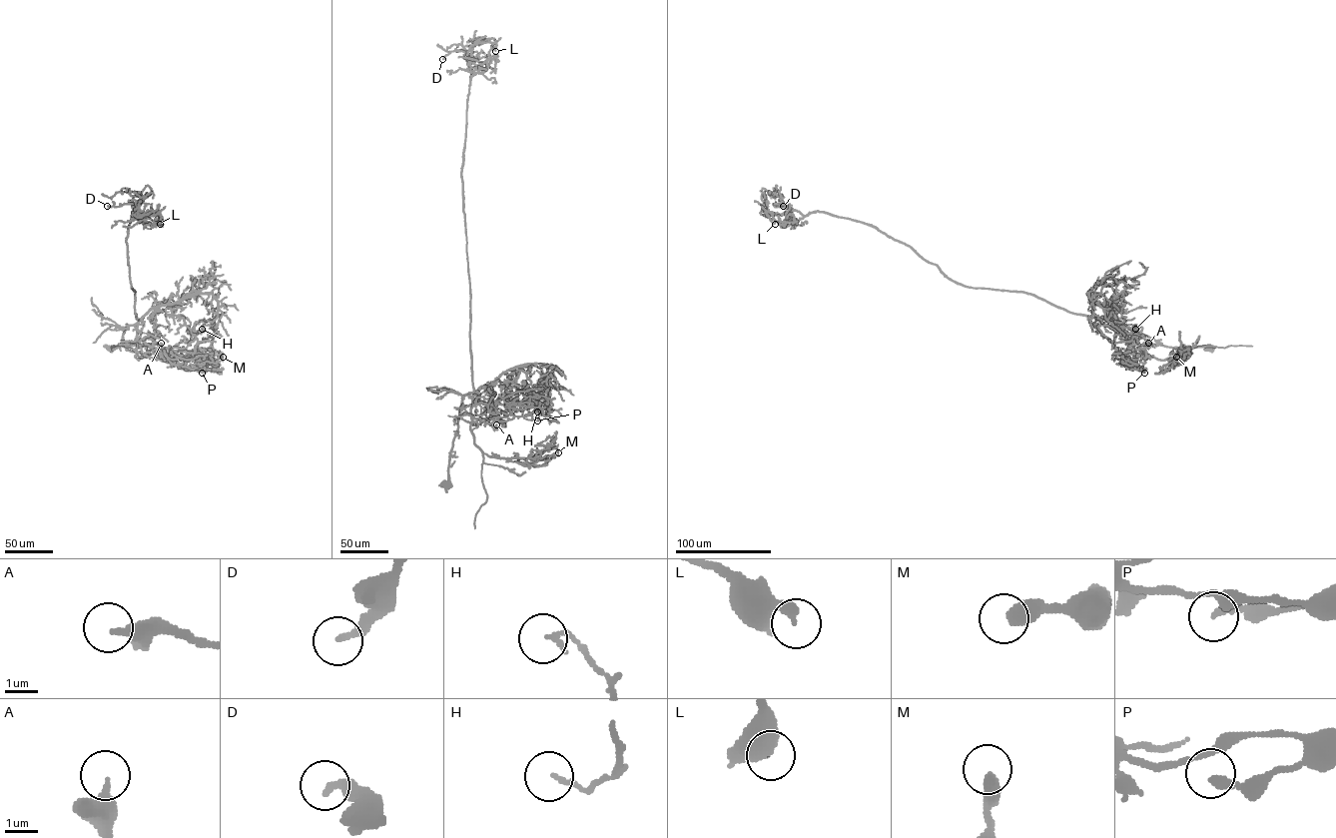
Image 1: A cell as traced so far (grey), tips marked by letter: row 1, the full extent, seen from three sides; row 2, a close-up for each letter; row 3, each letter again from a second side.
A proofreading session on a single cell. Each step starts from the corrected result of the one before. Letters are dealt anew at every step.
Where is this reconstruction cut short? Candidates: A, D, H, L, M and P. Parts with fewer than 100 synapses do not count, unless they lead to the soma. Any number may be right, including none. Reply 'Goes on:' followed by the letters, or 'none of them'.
Goes on: none of them

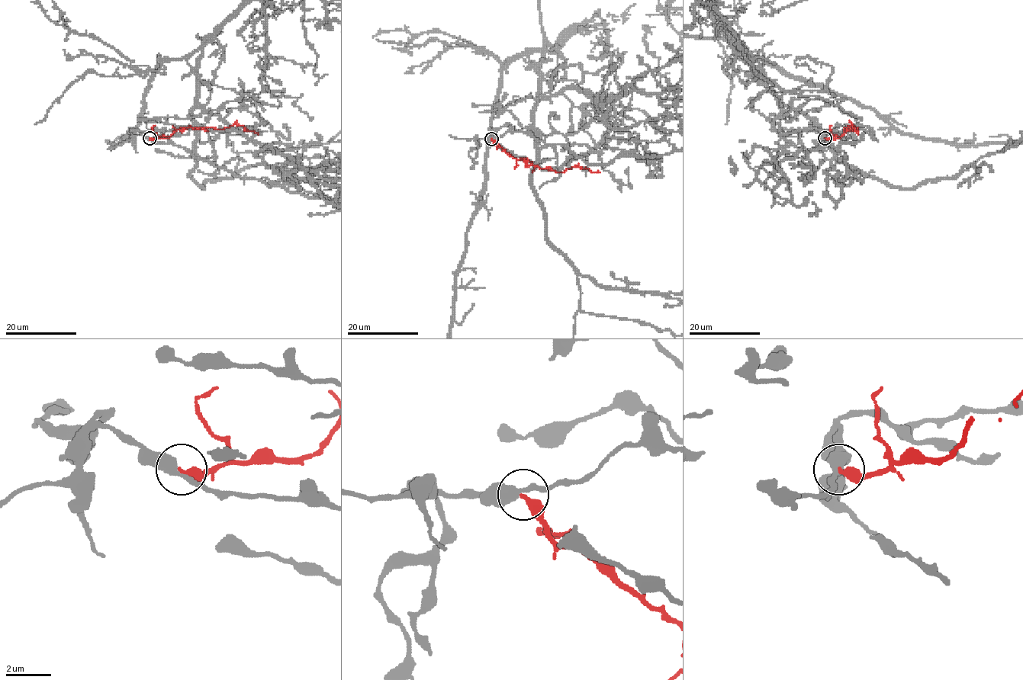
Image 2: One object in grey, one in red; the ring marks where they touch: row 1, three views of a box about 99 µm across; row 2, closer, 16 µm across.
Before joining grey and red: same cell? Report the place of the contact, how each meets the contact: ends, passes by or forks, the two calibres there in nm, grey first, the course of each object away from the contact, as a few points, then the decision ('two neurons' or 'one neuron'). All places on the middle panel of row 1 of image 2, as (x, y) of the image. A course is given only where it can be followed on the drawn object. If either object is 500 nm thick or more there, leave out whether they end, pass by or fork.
(491, 139) | grey passes by | red ends | 380/360 nm | grey via (491, 138), (522, 131), (545, 143), (536, 145), (539, 73), (526, 55), (502, 72) | red via (491, 139), (511, 155), (526, 158), (542, 169), (564, 172), (579, 166), (600, 171) | two neurons

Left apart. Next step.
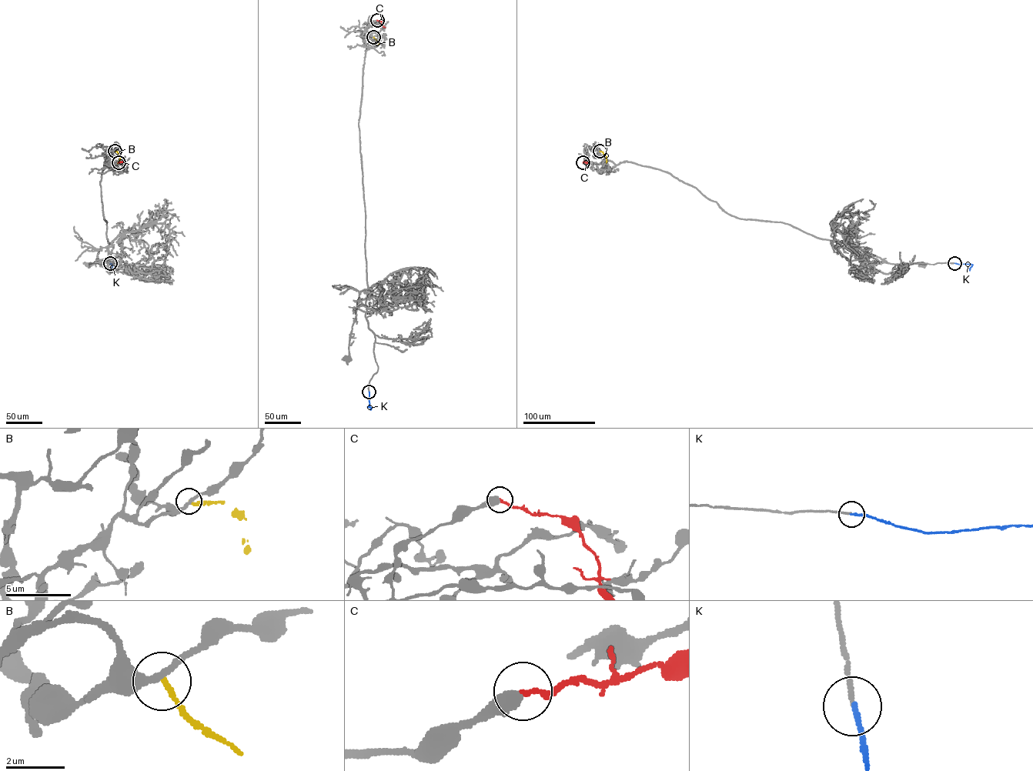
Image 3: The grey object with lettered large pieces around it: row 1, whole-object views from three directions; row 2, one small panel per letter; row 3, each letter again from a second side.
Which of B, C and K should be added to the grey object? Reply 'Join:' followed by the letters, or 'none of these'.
Join: K

